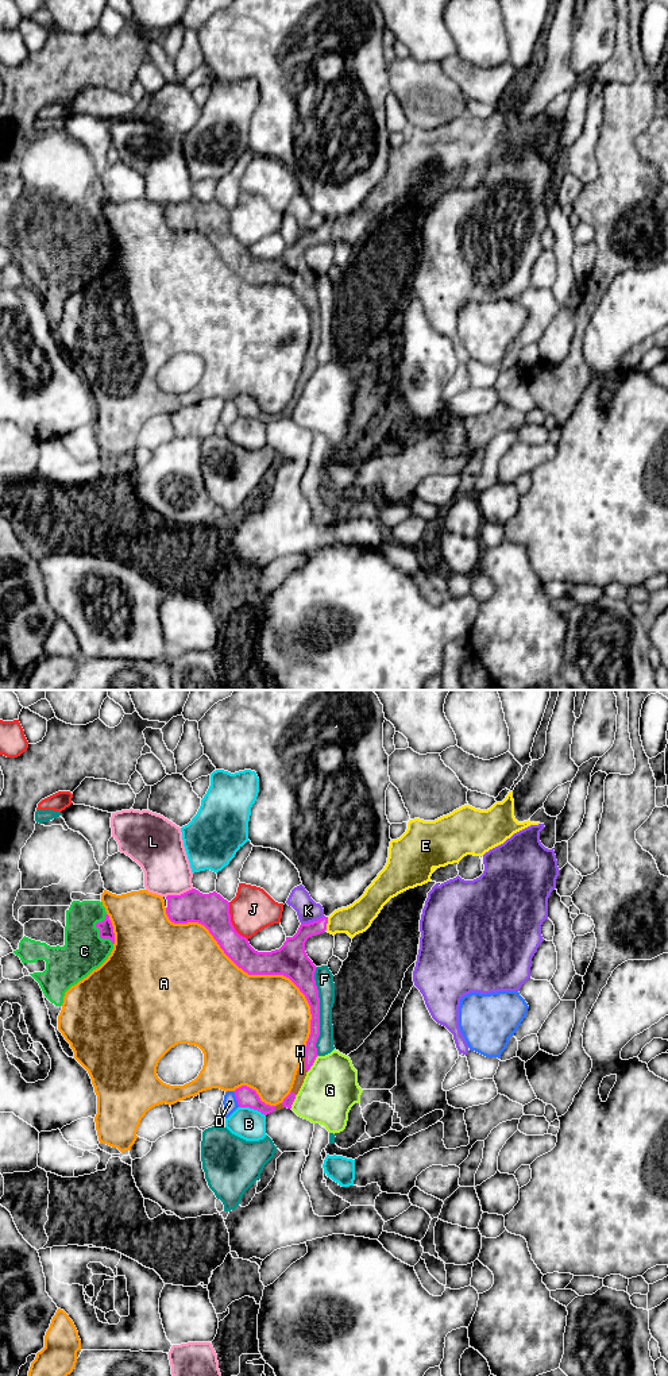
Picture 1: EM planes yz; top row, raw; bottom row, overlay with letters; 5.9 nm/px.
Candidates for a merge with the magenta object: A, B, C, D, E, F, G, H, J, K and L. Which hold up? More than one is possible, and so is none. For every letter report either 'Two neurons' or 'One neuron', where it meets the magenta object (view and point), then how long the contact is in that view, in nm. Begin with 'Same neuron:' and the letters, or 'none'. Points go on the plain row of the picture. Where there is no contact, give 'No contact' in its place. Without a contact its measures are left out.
Same neuron: C, E, H
A: Two neurons. Touches magenta at yz (259, 282). Shared border 1200 nm
B: Two neurons. Touches magenta at yz (253, 416). Shared border 170 nm
C: One neuron. Touches magenta at yz (100, 239). Shared border 200 nm
D: Two neurons. Touches magenta at yz (236, 408). Shared border 100 nm
E: One neuron. Touches magenta at yz (327, 231). Shared border 80 nm
F: Two neurons. Touches magenta at yz (319, 320). Shared border 550 nm
G: Two neurons. Touches magenta at yz (313, 370). Shared border 120 nm
H: One neuron. Touches magenta at yz (305, 373). Shared border 100 nm
J: Two neurons. Touches magenta at yz (231, 231). Shared border 260 nm
K: Two neurons. Touches magenta at yz (313, 230). Shared border 150 nm
L: Two neurons. Touches magenta at yz (178, 204). Shared border 170 nm

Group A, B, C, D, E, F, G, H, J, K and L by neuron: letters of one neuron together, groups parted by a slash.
A / B / C E H / D / F / G / J / K / L

